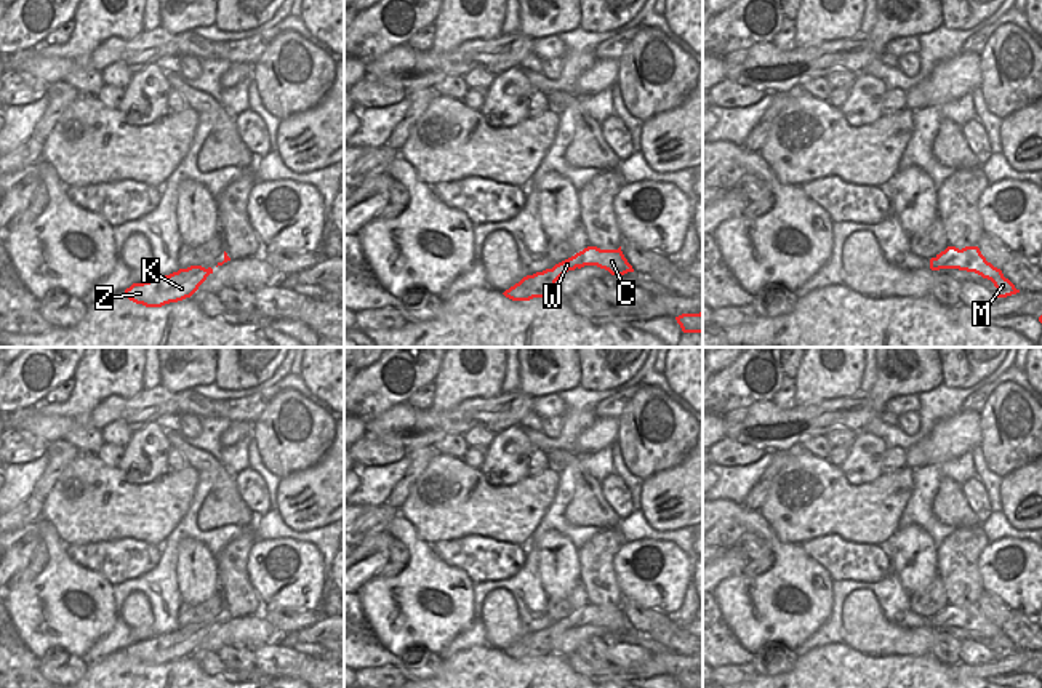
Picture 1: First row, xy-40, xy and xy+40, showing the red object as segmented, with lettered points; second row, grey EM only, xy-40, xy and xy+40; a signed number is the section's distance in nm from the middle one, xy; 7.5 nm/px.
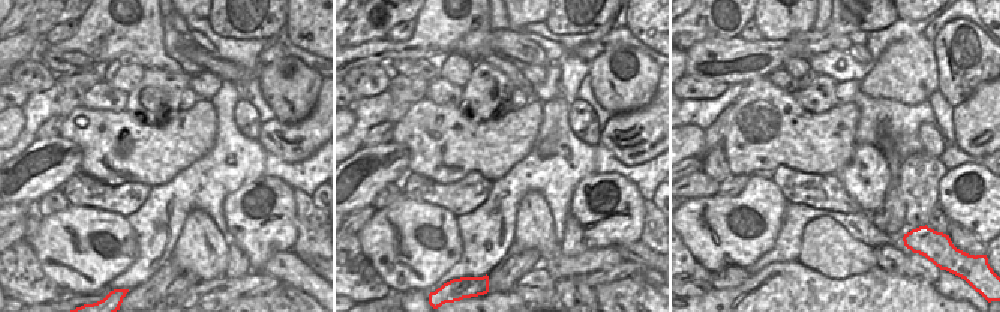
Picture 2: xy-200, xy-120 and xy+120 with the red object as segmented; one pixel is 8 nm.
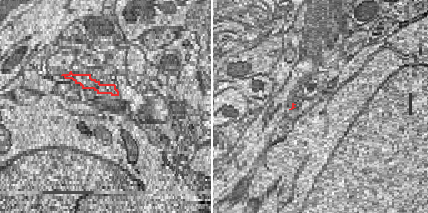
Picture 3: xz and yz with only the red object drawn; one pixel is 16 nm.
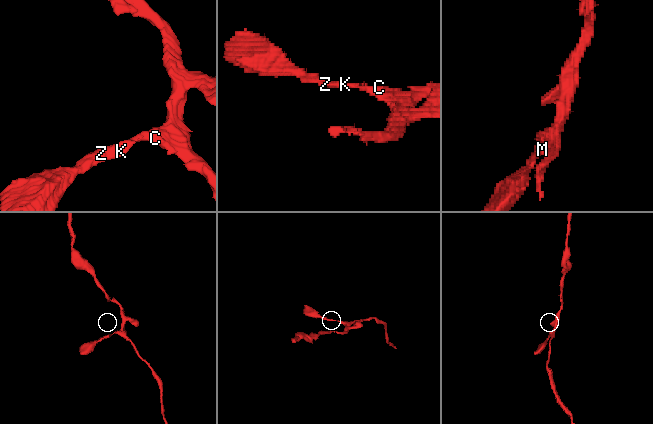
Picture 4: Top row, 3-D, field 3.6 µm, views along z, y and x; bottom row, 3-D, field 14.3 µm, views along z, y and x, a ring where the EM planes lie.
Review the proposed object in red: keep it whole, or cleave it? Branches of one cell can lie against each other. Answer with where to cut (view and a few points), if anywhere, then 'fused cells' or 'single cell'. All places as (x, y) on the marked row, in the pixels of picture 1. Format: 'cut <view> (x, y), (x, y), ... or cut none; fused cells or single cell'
cut none; single cell

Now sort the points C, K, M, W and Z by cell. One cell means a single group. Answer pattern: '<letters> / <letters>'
C K M W Z

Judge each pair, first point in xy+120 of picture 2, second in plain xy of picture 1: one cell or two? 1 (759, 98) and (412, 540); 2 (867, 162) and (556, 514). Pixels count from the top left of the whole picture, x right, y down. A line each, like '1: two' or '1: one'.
1: two
2: two

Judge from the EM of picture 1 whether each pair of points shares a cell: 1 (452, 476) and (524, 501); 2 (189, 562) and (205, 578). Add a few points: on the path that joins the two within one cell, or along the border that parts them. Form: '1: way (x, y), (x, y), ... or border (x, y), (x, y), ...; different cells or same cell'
1: way (466, 495), (472, 501), (504, 501); same cell
2: way (192, 565), (202, 575); same cell

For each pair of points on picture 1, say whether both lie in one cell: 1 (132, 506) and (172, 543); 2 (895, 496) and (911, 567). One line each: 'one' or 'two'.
1: two
2: two

